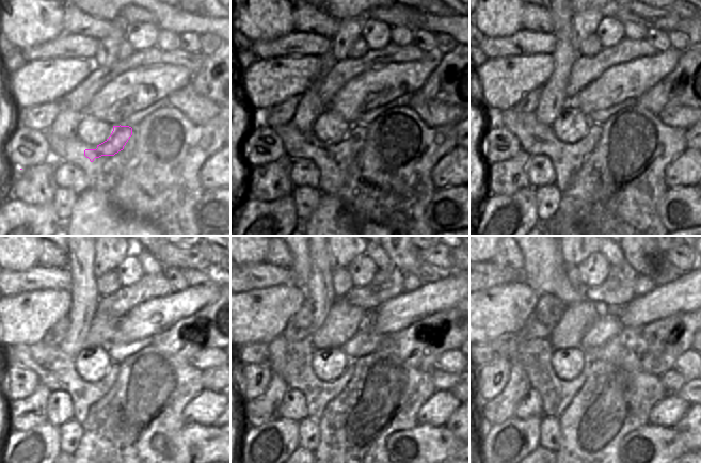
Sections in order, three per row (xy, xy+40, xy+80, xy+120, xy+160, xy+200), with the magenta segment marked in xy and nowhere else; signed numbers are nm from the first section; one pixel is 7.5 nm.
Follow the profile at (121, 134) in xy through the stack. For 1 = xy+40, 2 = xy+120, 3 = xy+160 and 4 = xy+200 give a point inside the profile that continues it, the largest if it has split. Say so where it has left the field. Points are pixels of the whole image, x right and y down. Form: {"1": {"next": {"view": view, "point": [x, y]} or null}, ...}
{"1": {"next": {"view": "xy+40", "point": [353, 141]}}, "2": {"next": {"view": "xy+120", "point": [100, 389]}}, "3": {"next": {"view": "xy+160", "point": [349, 370]}}, "4": {"next": {"view": "xy+200", "point": [584, 371]}}}

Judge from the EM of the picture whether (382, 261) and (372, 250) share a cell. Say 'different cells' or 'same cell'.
same cell

